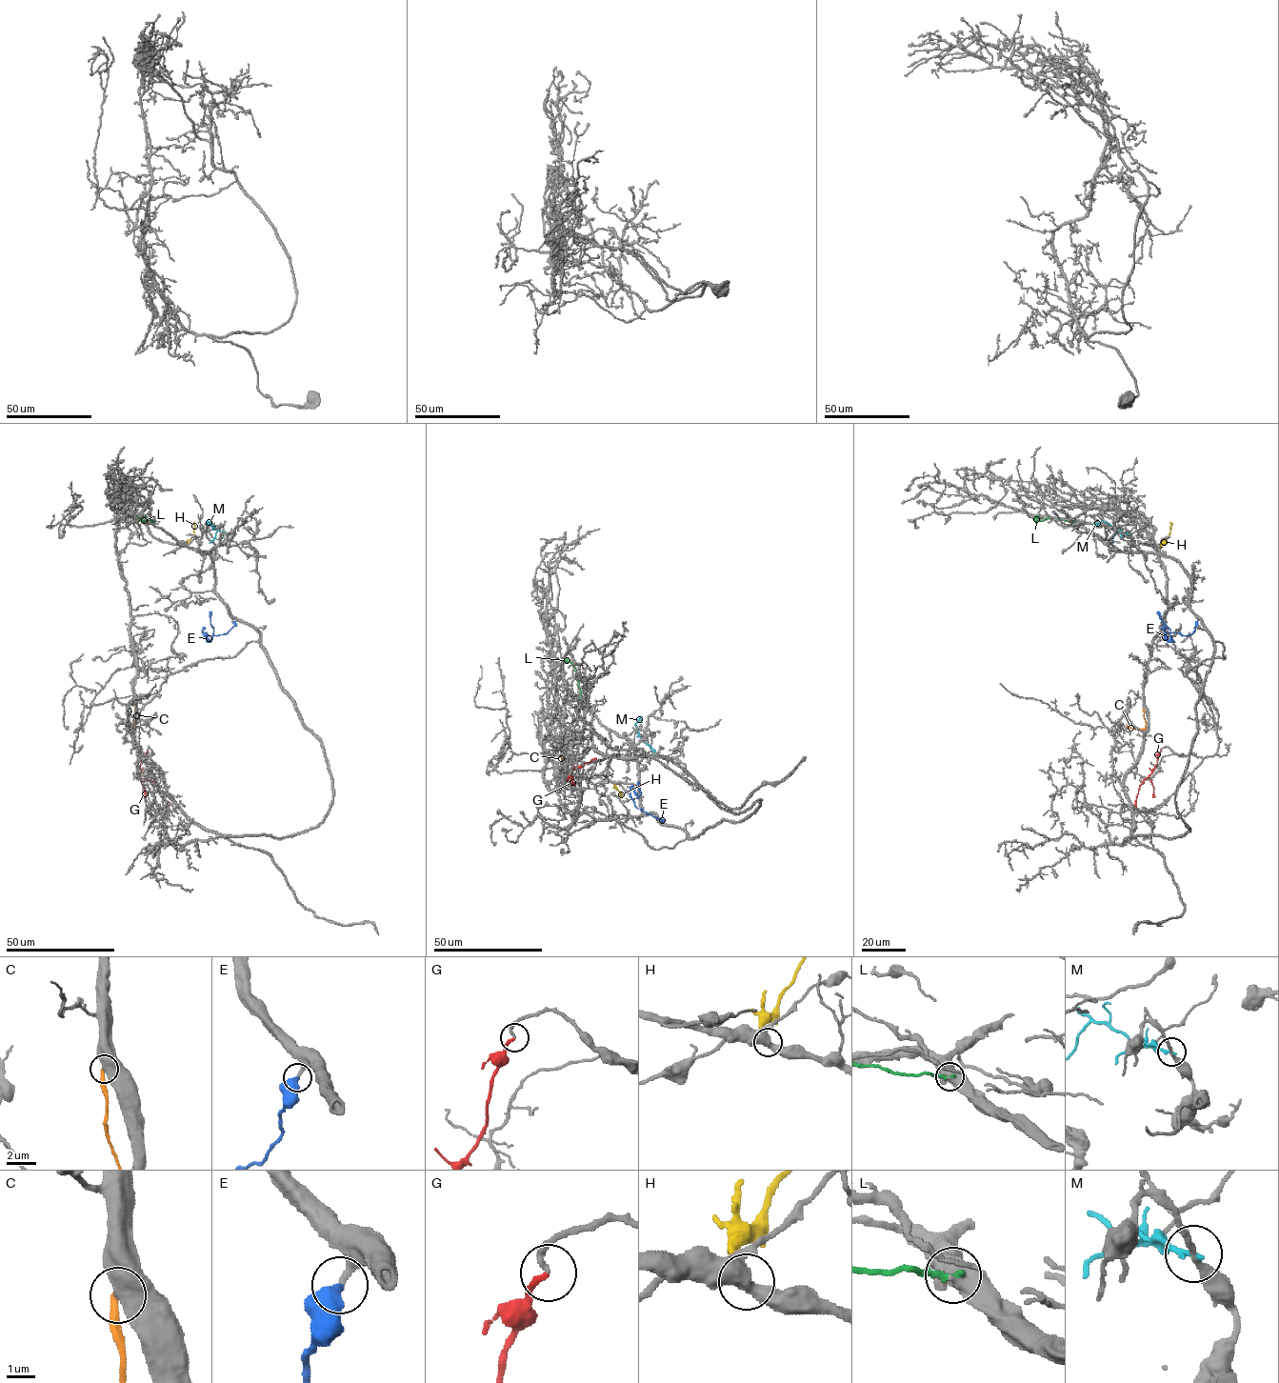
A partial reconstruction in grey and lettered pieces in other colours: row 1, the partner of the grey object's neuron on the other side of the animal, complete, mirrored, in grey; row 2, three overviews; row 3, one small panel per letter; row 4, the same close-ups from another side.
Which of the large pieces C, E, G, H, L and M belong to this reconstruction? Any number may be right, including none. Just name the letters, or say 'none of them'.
E, G

